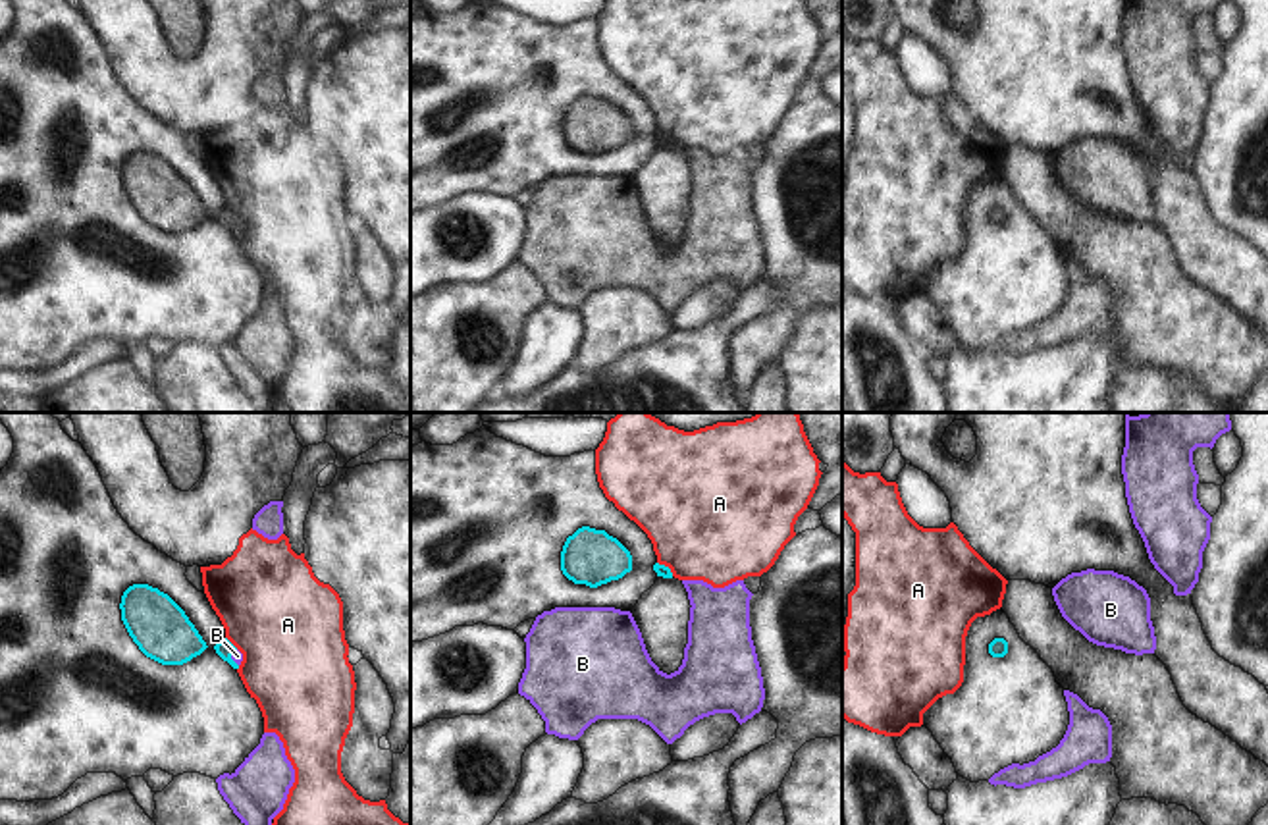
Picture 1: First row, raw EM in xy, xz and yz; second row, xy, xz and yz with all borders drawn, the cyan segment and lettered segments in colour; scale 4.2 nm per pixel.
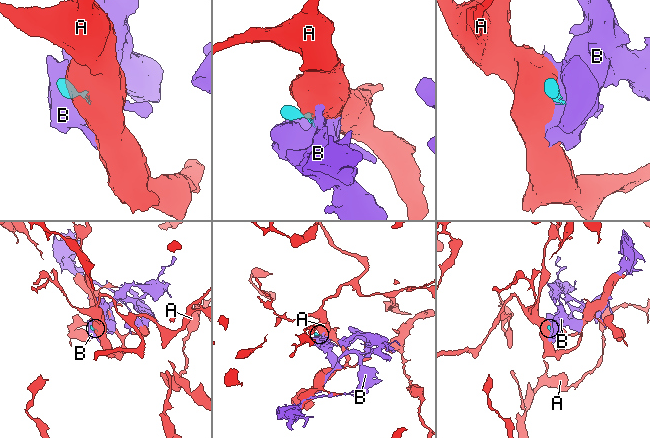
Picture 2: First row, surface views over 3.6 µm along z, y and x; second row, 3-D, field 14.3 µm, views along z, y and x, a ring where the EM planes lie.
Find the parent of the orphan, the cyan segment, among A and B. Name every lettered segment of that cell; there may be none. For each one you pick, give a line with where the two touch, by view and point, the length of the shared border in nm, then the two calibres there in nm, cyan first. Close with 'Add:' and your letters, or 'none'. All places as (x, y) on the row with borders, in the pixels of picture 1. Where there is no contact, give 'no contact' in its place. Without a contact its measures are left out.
B: contact xy (230, 658); length 70 nm; calibres 70 and 50 nm
Add: B

